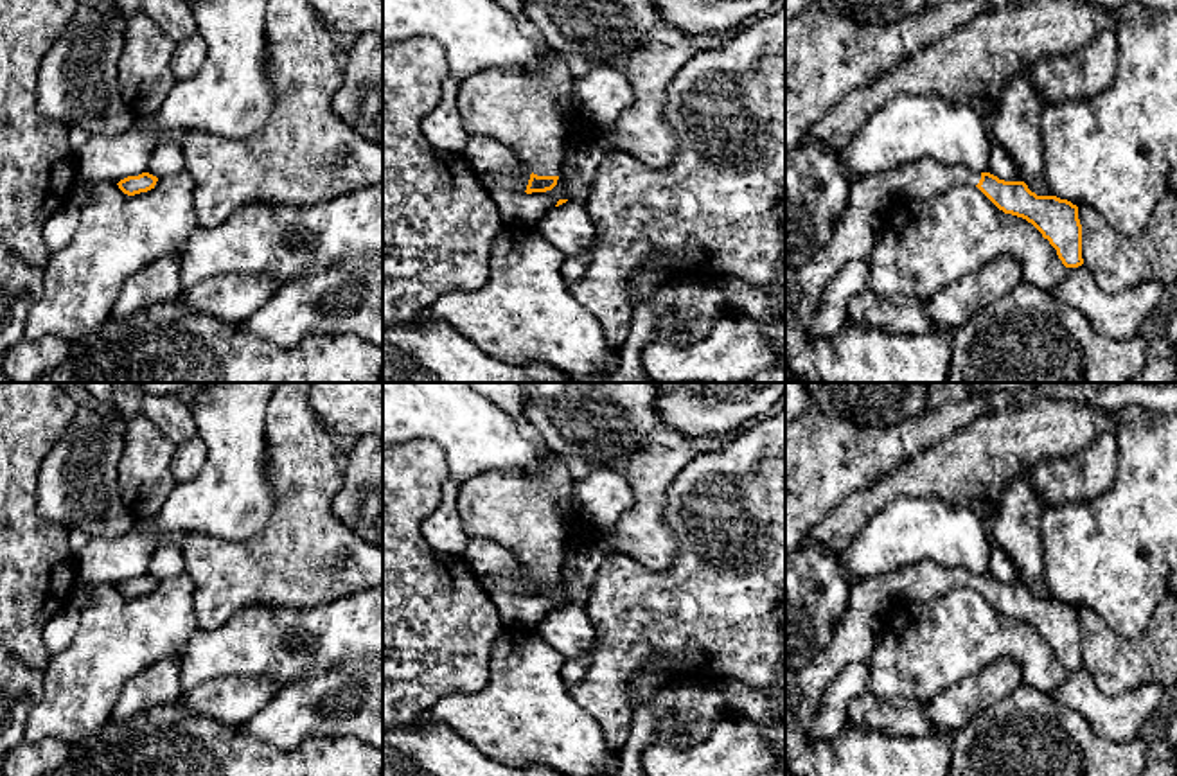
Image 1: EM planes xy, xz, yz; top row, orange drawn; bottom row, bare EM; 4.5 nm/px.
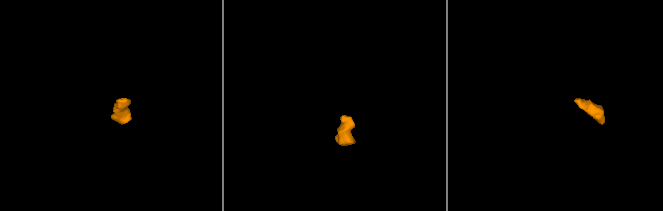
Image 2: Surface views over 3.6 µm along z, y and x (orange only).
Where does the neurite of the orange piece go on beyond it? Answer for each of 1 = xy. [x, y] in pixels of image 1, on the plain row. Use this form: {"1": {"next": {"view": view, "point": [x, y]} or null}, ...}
{"1": {"next": null}}

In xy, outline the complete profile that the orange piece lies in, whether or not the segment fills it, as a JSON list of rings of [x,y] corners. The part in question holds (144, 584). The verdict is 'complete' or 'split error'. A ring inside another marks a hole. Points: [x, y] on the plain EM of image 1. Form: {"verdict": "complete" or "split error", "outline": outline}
{"verdict": "complete", "outline": [[[142,575],[138,578],[128,578],[128,580],[120,582],[117,587],[124,596],[135,598],[135,596],[155,591],[156,584],[158,584],[156,578],[153,578],[149,575]]]}

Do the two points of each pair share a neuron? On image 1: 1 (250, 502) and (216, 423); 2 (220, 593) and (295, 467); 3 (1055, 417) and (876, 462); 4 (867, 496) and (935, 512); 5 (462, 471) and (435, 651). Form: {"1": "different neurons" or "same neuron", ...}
{"1": "same neuron", "2": "same neuron", "3": "different neurons", "4": "different neurons", "5": "different neurons"}

